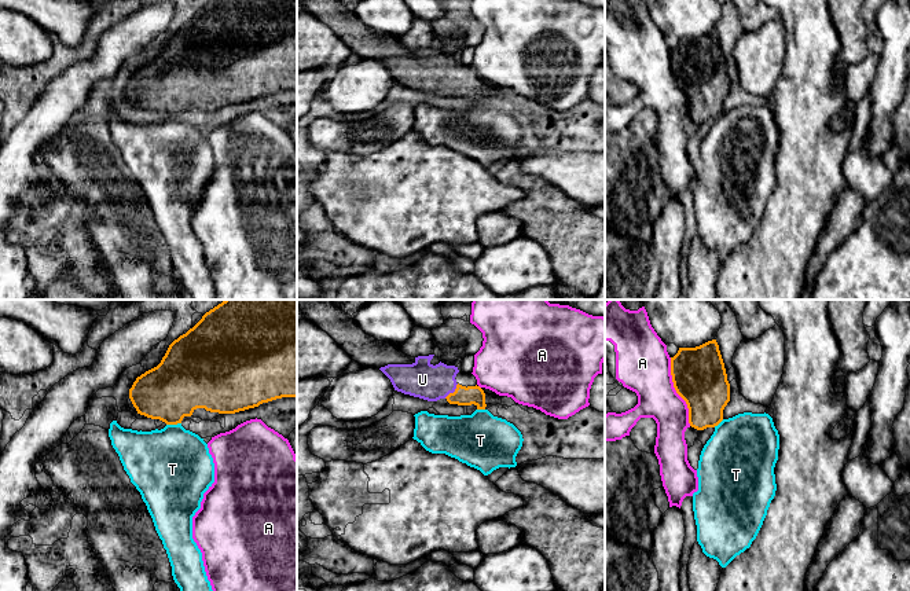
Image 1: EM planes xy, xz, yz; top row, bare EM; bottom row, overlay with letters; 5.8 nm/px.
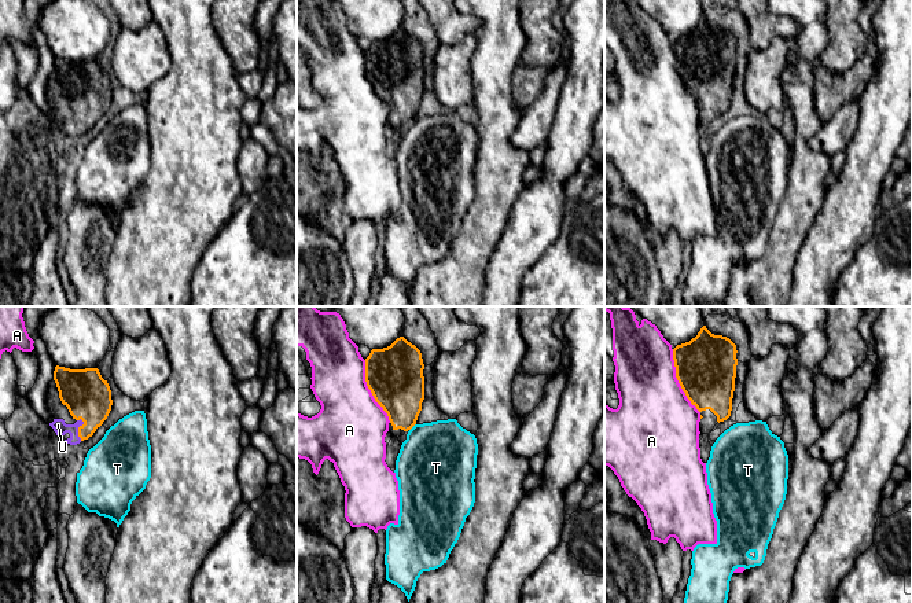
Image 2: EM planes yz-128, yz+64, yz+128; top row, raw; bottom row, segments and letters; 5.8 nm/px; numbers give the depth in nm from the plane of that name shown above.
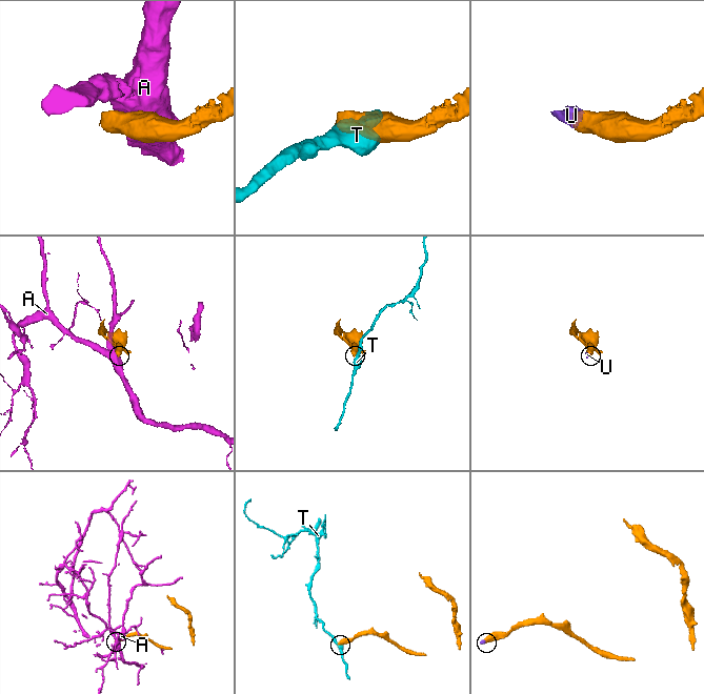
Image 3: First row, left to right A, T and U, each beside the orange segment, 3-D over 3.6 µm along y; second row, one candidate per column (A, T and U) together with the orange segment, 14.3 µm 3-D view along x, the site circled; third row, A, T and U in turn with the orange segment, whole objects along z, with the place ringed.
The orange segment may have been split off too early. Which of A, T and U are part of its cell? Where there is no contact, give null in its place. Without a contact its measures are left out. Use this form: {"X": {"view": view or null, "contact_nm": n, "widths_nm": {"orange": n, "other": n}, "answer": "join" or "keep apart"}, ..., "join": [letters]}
{"A": {"view": "yz", "contact_nm": 420, "widths_nm": {"orange": 320, "other": 320}, "answer": "keep apart"}, "T": {"view": "xy", "contact_nm": 90, "widths_nm": {"orange": 360, "other": 460}, "answer": "keep apart"}, "U": {"view": "xz", "contact_nm": 120, "widths_nm": {"orange": 110, "other": 220}, "answer": "join"}, "join": ["U"]}

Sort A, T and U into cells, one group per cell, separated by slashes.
A / T / U

